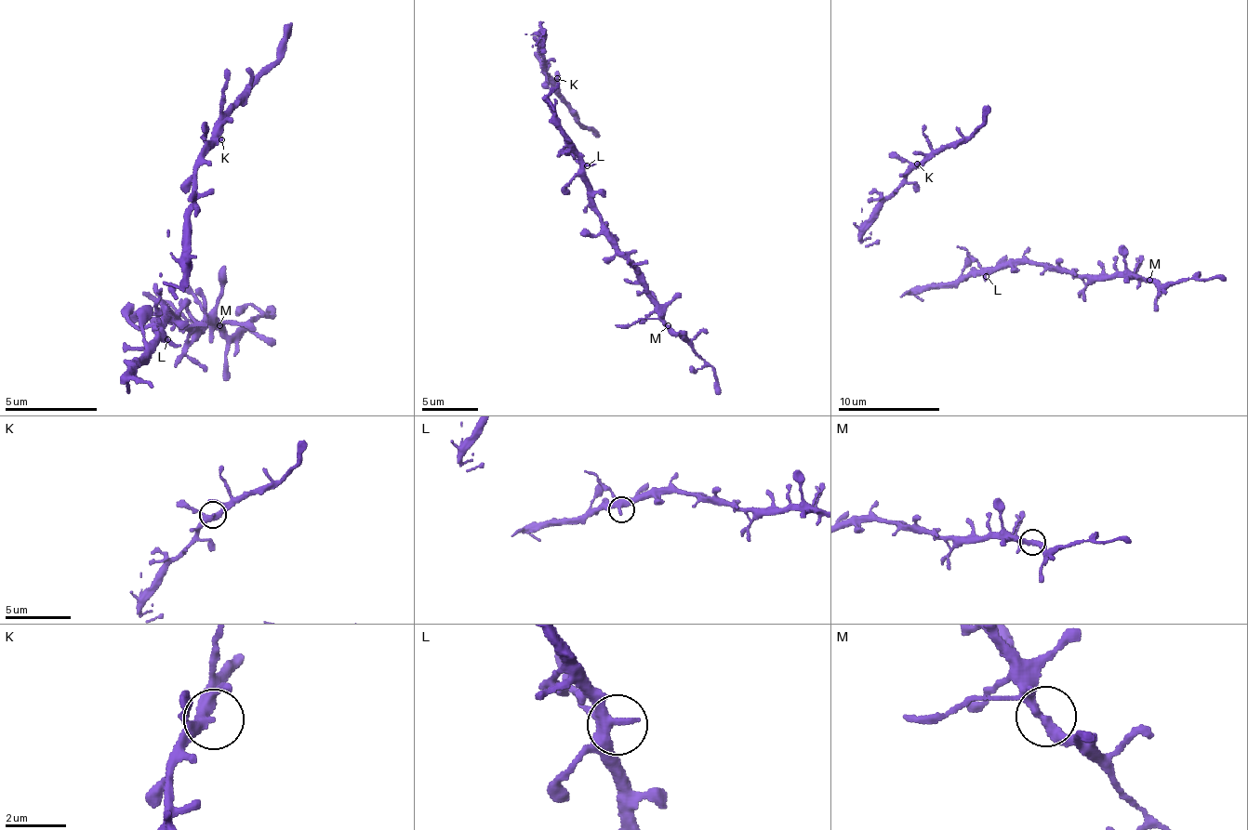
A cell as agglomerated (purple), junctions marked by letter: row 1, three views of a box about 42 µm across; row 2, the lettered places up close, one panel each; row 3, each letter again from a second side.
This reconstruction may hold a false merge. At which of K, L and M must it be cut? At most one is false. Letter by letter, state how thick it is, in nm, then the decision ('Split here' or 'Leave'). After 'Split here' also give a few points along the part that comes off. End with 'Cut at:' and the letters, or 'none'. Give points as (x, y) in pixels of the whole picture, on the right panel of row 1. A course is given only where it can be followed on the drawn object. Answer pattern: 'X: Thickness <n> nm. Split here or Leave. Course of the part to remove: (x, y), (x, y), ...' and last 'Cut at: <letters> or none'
K: Thickness 300 nm. Leave
L: Thickness 340 nm. Leave
M: Thickness 280 nm. Leave
Cut at: none

